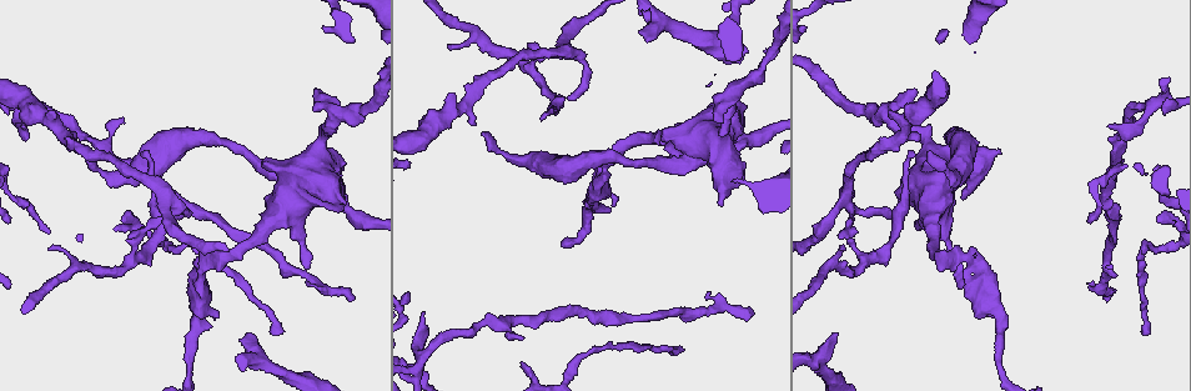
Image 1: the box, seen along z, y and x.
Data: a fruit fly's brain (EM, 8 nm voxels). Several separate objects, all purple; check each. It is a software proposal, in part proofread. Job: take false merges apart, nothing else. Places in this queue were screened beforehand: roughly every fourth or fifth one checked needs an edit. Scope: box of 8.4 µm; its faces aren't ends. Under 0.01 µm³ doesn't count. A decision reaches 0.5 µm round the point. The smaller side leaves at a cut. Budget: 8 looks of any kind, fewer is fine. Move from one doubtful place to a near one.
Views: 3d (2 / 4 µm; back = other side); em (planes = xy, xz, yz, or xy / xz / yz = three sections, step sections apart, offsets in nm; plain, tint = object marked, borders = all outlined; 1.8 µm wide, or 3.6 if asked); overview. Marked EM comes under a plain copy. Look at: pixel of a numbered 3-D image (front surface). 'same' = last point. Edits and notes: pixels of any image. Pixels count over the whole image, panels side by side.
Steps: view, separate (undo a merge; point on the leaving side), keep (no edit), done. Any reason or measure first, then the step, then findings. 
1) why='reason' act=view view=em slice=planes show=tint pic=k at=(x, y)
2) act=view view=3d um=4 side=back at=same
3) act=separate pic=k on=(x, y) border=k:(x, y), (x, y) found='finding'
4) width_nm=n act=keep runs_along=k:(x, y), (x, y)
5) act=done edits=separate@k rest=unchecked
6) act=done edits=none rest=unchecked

why='a narrow waist' act=view view=3d um=2 side=back pic=1 at=(369, 108)

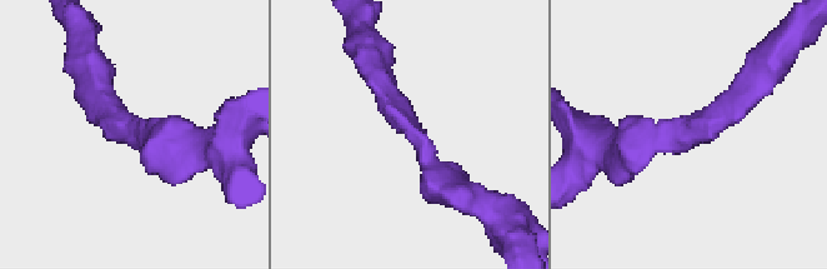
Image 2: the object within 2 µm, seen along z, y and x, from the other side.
why='shape alone is not enough' act=view view=em slice=planes show=tint pic=2 at=(413, 131)

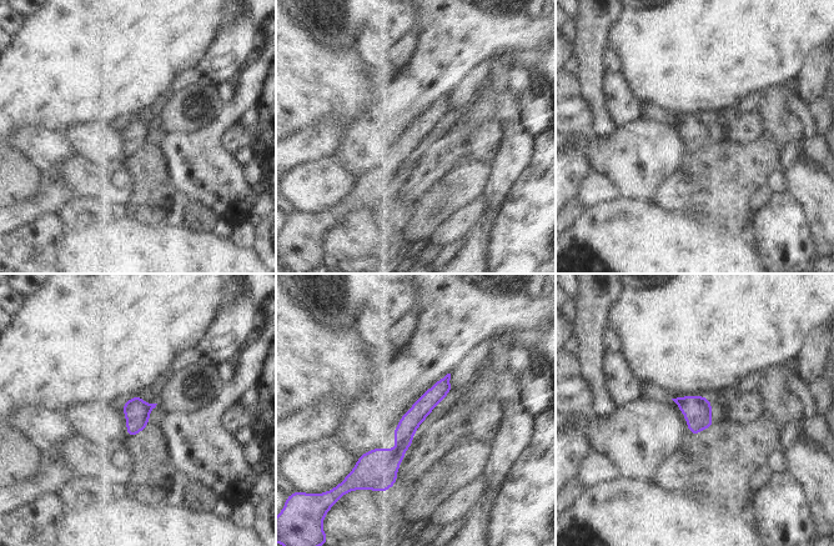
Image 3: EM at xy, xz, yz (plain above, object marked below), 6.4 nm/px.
act=keep runs_along=3:(446, 380), (377, 477) found='continuous, no second cell'

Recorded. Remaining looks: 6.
why='touches itself' act=view view=em slice=planes show=tint pic=1 at=(200, 297)

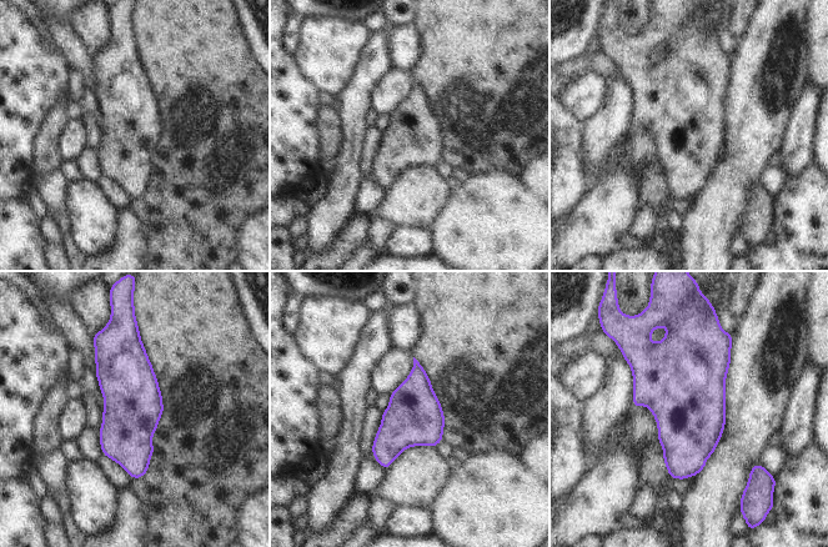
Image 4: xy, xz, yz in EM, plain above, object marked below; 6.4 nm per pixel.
act=keep found='all the same cell'

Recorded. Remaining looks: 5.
why='looks like a crossing' act=view view=3d um=2 pic=1 at=(1147, 106)

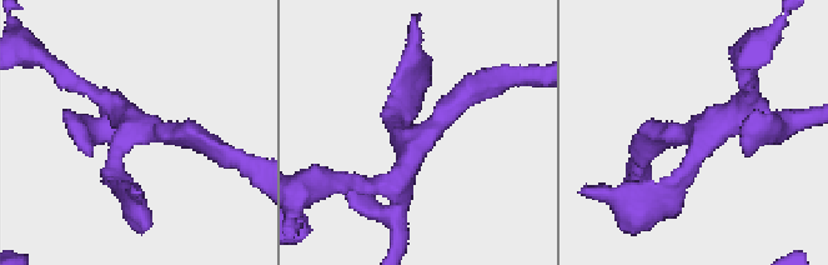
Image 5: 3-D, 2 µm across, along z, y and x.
arms=4 act=view view=em slice=planes show=tint pic=5 at=(420, 135)

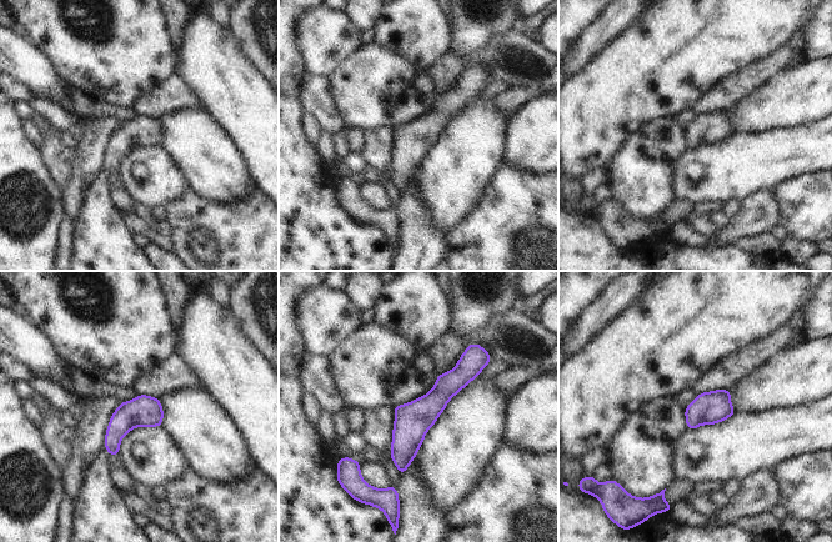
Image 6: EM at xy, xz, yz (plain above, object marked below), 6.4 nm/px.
act=keep found='all the same cell'

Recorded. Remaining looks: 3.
act=done edits=none rest=unchecked

